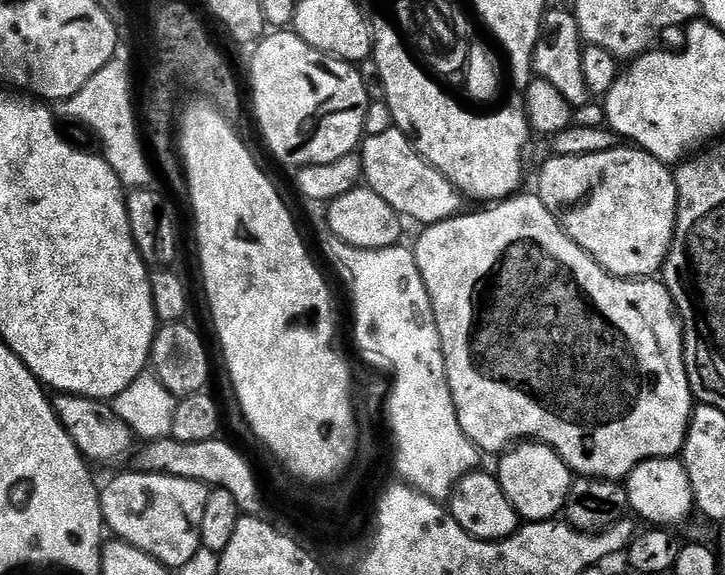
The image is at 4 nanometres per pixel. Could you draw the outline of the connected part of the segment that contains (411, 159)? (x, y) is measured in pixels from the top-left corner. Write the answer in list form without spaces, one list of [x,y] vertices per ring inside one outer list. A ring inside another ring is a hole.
[[[388,126],[376,130],[373,136],[372,133],[365,135],[358,155],[364,163],[363,183],[386,198],[386,202],[390,202],[392,209],[401,217],[408,219],[409,216],[420,226],[427,226],[461,215],[465,207],[461,189],[447,180],[429,160],[422,158],[401,128]]]

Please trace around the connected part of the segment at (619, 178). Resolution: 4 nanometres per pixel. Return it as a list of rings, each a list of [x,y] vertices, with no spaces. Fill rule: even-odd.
[[[617,146],[610,150],[602,150],[594,154],[582,154],[581,156],[549,155],[549,160],[540,168],[540,189],[538,195],[540,201],[556,215],[557,220],[564,225],[564,231],[582,250],[590,253],[606,271],[612,276],[625,278],[652,278],[663,269],[665,260],[668,259],[668,251],[672,245],[672,239],[676,233],[676,211],[678,210],[678,194],[676,193],[676,177],[673,169],[664,164],[658,158],[651,156],[642,148],[635,146]]]

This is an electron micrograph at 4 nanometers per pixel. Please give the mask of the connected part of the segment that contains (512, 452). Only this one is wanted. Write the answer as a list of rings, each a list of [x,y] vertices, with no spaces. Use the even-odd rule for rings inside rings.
[[[520,442],[507,449],[499,460],[500,469],[495,469],[494,475],[499,480],[506,498],[510,498],[521,521],[550,520],[563,513],[564,506],[568,502],[574,473],[550,445]]]

